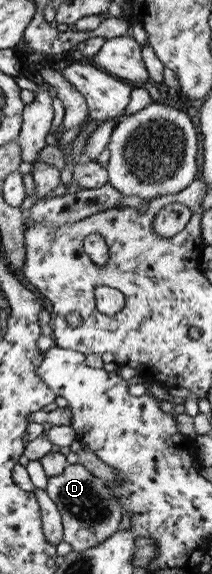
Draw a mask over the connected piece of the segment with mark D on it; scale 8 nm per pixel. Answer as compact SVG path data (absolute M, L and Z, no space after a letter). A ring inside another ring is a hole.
M78 463L69 464L58 475L47 477L45 492L61 515L62 541L70 545L71 551L97 546L118 529L123 511L109 484Z

